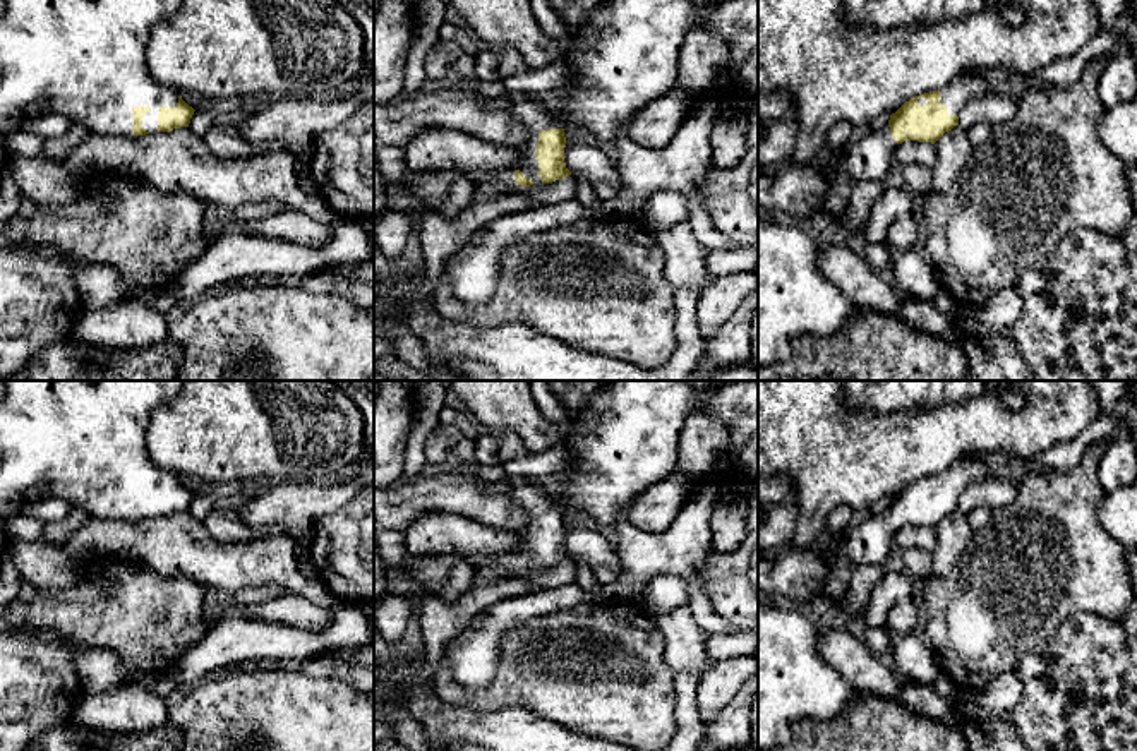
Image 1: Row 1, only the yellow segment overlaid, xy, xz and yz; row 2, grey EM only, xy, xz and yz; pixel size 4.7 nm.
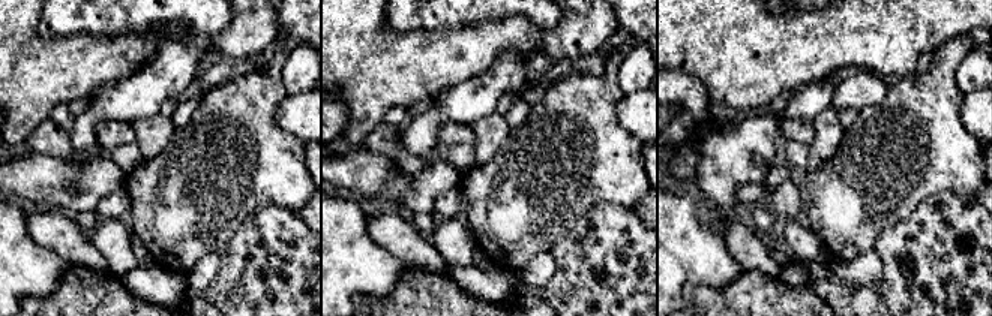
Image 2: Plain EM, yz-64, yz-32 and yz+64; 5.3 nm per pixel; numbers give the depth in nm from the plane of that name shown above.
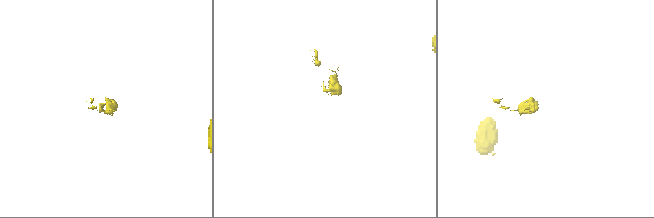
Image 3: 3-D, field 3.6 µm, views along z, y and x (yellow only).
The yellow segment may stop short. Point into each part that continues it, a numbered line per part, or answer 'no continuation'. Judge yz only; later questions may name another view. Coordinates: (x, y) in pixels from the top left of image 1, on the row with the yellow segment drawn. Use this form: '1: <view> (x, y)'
1: yz (971, 84)

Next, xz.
1: xz (626, 54)

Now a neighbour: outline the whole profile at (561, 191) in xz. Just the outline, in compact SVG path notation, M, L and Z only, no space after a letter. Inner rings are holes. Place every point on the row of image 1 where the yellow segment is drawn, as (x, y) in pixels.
M569 175L552 183L542 183L523 194L525 199L537 206L559 206L576 199L576 177Z

